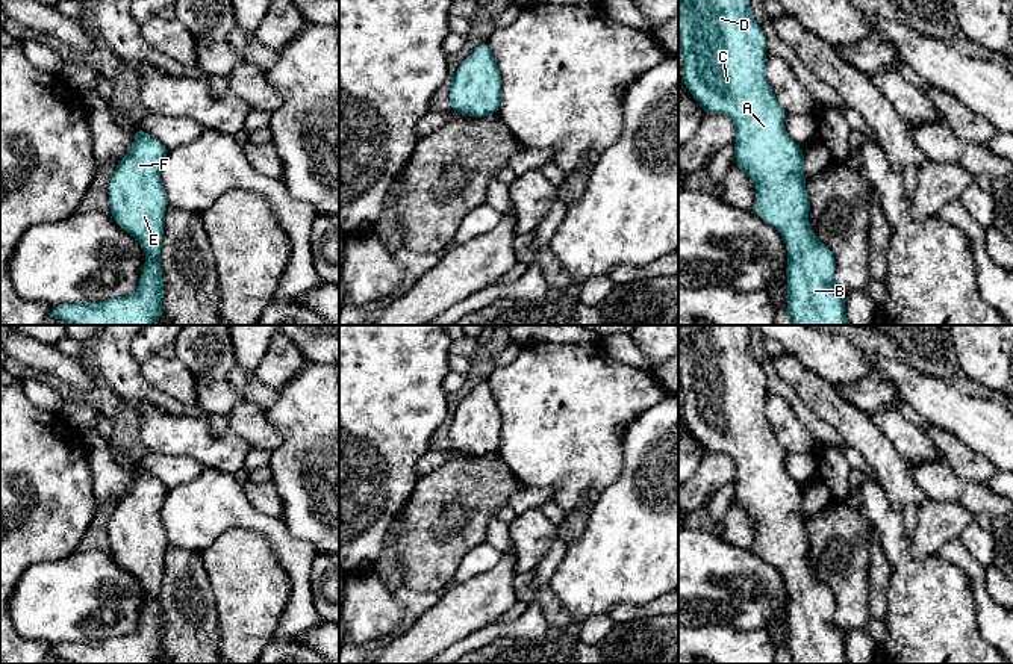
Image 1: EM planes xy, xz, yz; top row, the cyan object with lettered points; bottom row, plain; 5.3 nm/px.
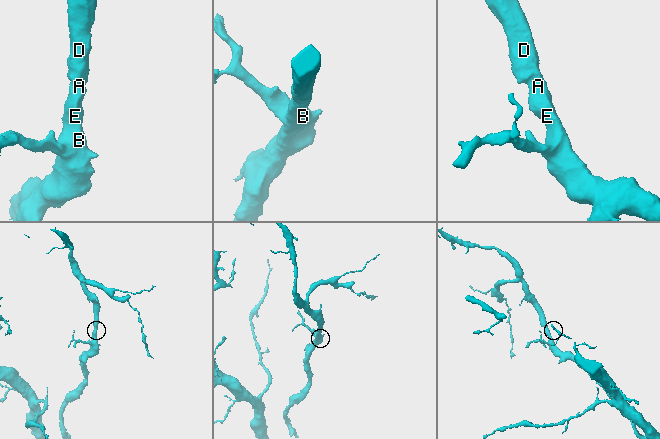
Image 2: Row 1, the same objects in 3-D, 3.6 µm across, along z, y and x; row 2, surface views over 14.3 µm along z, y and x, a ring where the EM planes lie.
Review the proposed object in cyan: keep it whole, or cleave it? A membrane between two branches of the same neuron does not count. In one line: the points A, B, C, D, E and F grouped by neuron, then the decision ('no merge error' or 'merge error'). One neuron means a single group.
groups A B C D E F; no merge error

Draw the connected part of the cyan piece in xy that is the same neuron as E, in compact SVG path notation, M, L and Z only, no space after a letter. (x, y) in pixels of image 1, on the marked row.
M139 127L133 136L130 151L117 163L109 180L109 213L145 253L138 289L132 295L103 303L51 307L50 321L62 319L71 325L156 325L162 319L164 277L159 256L170 204L161 169L168 150Z

